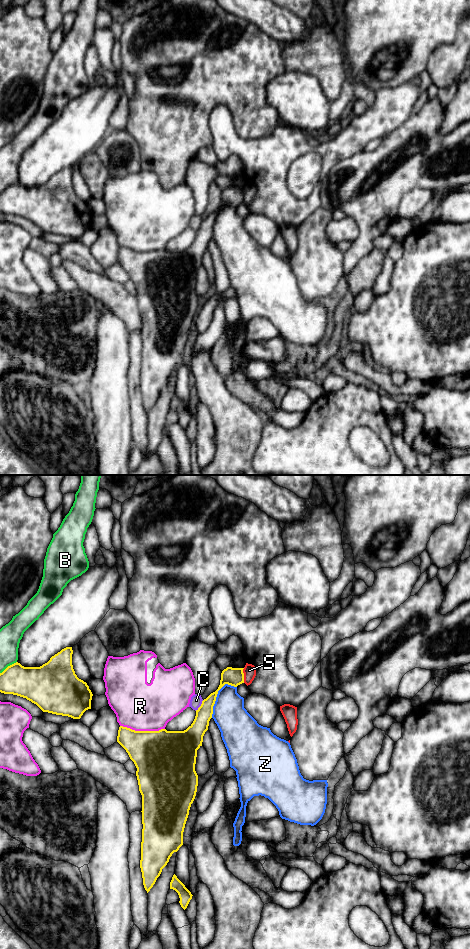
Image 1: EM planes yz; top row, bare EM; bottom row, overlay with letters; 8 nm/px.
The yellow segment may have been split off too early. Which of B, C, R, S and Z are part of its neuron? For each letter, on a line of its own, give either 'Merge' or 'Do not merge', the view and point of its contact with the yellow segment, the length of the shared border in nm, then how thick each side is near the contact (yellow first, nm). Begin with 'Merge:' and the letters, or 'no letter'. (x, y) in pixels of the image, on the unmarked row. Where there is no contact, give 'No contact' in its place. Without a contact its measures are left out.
Merge: no letter
B: Do not merge. Touches yellow at yz (8, 186). Shared border 170 nm. Thickness 280 nm (yellow) against 180 nm
C: Do not merge. Touches yellow at yz (201, 225). Shared border 110 nm. Thickness 160 nm (yellow) against 100 nm
R: Do not merge. Touches yellow at yz (142, 251). Shared border 360 nm. Thickness 420 nm (yellow) against 380 nm
S: Do not merge. Touches yellow at yz (243, 195). Shared border 120 nm. Thickness 140 nm (yellow) against 100 nm
Z: Do not merge. Touches yellow at yz (216, 215). Shared border 320 nm. Thickness 140 nm (yellow) against 260 nm

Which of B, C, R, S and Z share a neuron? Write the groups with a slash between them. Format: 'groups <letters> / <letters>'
groups B / C / R / S / Z

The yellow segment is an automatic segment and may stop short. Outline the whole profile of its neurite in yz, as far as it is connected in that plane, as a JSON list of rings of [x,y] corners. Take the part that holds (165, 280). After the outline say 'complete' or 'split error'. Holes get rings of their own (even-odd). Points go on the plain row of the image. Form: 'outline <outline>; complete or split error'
outline [[[227,187],[221,193],[218,209],[202,221],[193,243],[184,251],[135,251],[120,246],[117,262],[134,282],[139,311],[142,315],[142,362],[140,388],[147,413],[160,396],[174,372],[183,365],[183,352],[198,306],[195,291],[197,270],[212,238],[218,211],[225,205],[237,207],[244,203],[244,188]]]; complete

